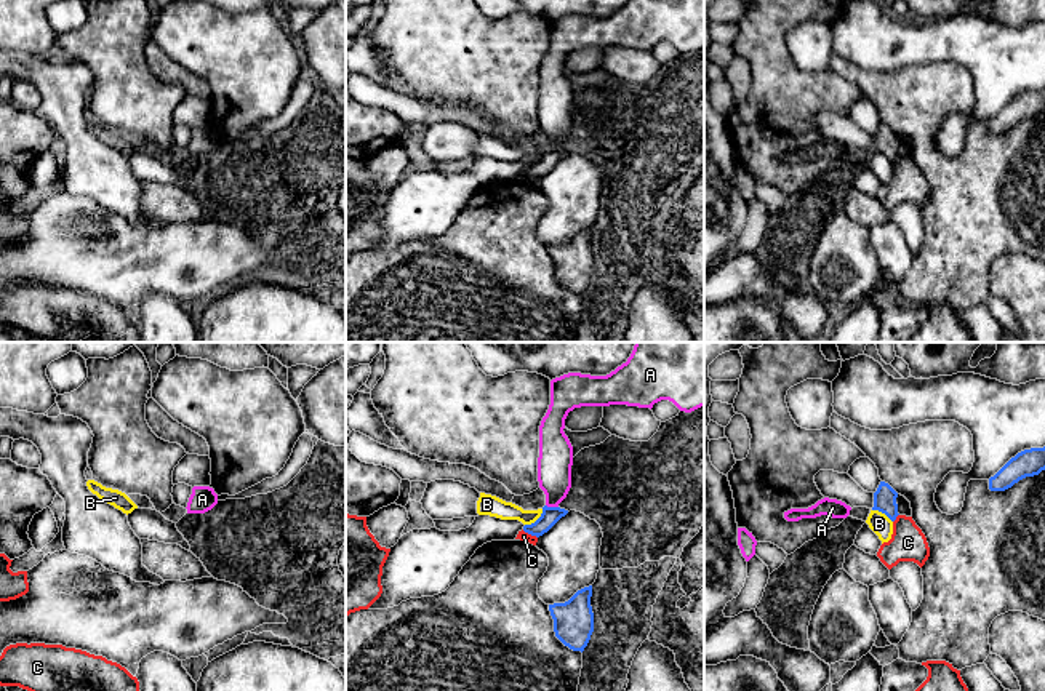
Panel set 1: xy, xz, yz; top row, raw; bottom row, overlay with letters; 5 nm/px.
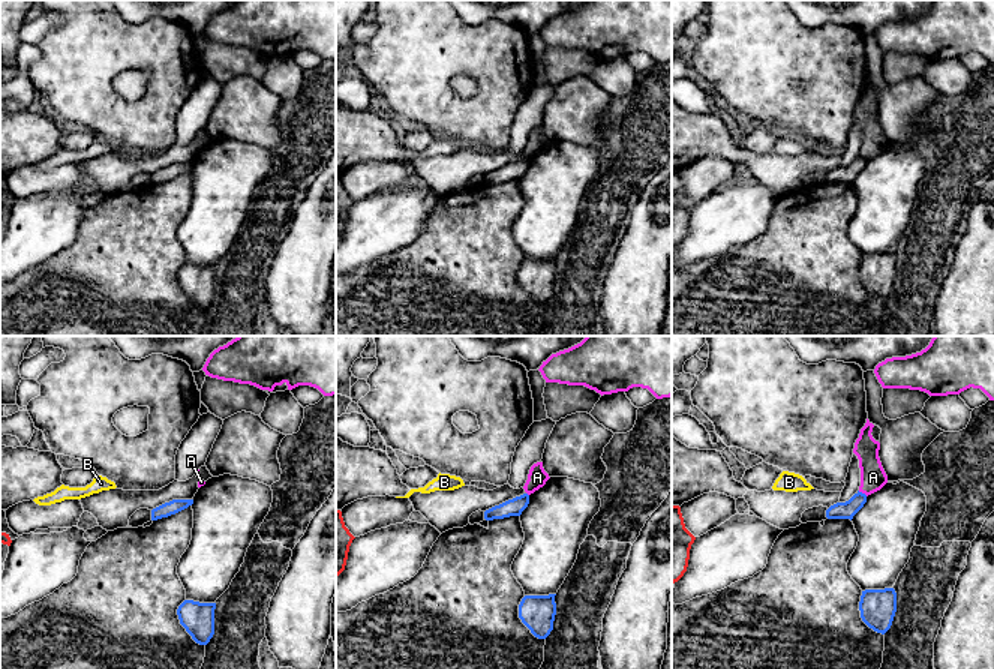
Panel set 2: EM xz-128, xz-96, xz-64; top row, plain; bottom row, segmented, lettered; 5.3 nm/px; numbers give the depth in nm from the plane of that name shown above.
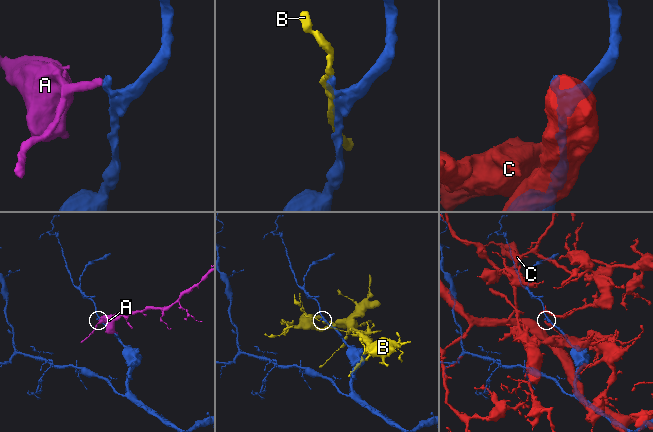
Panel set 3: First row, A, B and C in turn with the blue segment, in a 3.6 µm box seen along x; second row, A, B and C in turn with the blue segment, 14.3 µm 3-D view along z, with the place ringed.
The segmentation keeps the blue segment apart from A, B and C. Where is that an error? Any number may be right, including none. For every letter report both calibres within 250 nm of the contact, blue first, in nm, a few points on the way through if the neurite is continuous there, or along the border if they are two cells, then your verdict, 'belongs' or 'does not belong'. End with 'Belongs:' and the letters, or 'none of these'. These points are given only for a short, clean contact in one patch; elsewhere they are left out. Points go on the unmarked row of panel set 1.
A: calibres 90 and 180 nm; border xz (546, 146), (557, 149); does not belong
B: calibres 90 and 100 nm; does not belong
C: calibres 90 and 50 nm; does not belong
Belongs: none of these

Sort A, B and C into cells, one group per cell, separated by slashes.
A / B / C

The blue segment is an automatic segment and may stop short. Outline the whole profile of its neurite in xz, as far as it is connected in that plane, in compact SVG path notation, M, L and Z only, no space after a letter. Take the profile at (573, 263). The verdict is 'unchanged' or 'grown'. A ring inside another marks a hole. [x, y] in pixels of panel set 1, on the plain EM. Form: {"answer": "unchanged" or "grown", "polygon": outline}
{"answer": "unchanged", "polygon": "M592 227L578 232L568 243L549 246L555 278L573 293L584 293L594 274Z"}

